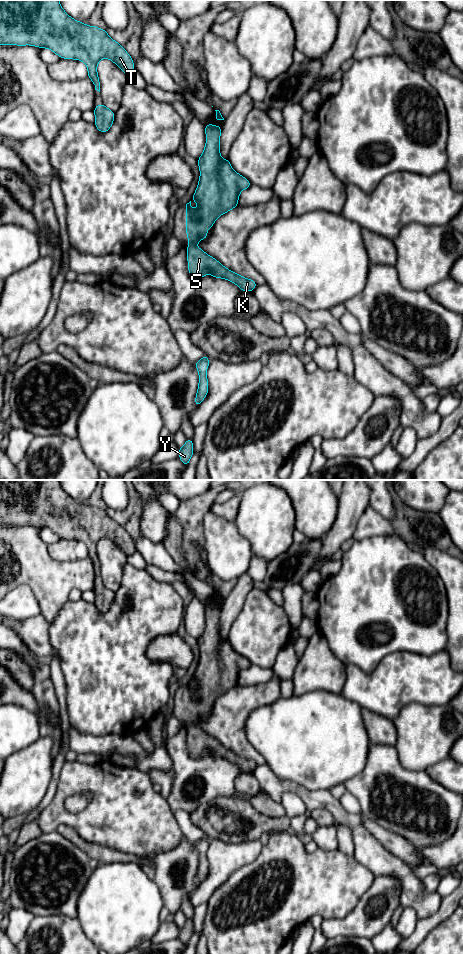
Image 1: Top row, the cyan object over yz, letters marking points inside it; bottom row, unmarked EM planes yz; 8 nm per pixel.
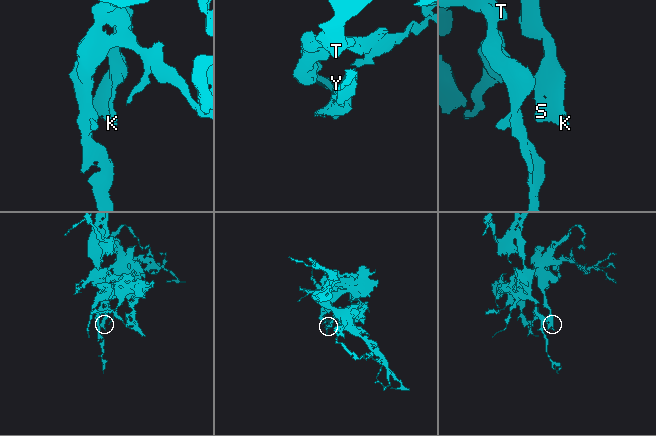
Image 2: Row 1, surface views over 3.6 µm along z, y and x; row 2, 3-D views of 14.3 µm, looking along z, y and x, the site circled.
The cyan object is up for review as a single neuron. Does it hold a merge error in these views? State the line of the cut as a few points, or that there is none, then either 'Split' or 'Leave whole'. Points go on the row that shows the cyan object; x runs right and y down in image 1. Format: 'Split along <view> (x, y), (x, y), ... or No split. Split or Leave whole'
No split. Leave whole

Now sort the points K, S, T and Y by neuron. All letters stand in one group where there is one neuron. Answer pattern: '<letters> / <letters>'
K S T Y

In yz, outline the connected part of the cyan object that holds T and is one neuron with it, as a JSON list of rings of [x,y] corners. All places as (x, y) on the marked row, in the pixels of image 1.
[[[0,0],[0,45],[32,45],[49,48],[60,58],[83,61],[88,77],[100,92],[97,64],[103,59],[112,60],[127,76],[134,71],[133,59],[108,33],[96,26],[87,26],[70,17],[59,0]]]

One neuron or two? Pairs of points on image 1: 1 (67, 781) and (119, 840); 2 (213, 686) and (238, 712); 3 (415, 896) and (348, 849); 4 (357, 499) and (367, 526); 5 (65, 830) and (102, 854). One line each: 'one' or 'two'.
1: one
2: two
3: two
4: two
5: one

